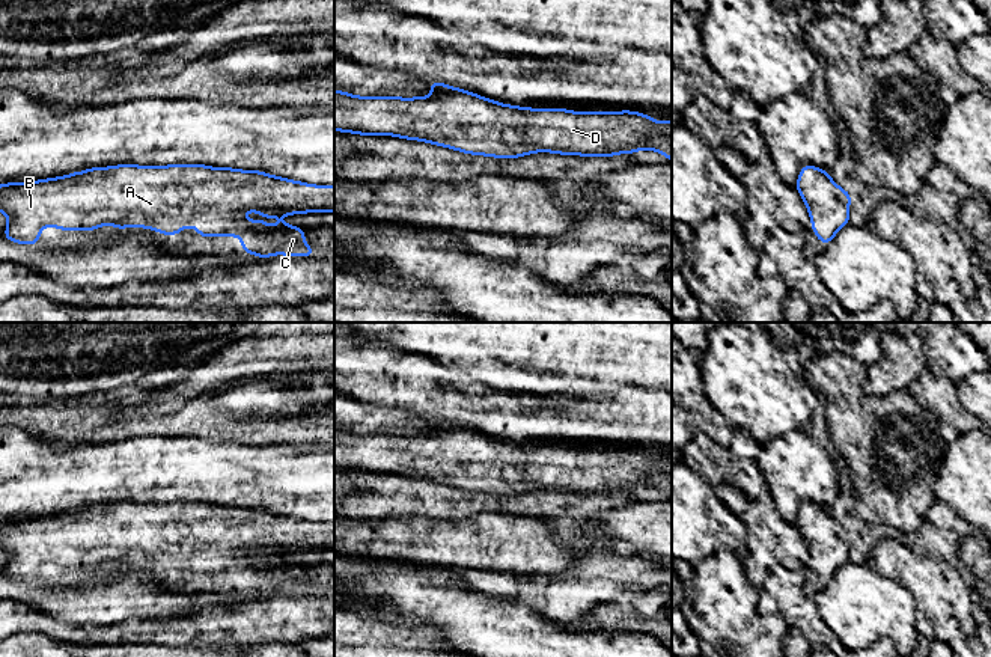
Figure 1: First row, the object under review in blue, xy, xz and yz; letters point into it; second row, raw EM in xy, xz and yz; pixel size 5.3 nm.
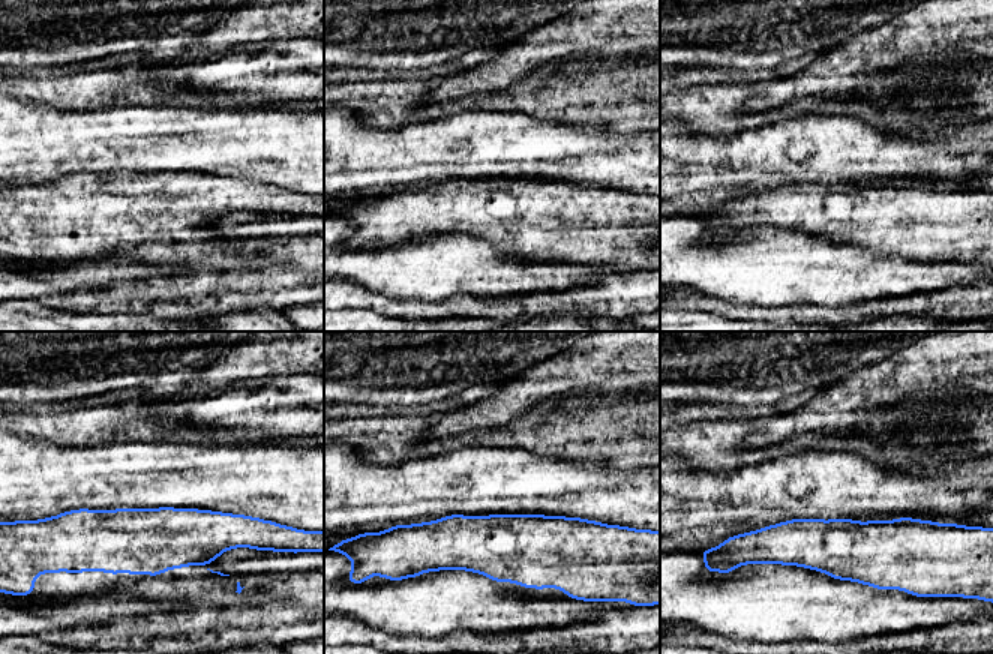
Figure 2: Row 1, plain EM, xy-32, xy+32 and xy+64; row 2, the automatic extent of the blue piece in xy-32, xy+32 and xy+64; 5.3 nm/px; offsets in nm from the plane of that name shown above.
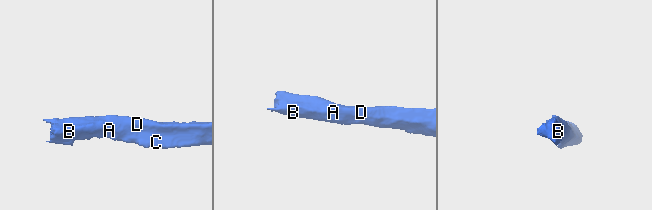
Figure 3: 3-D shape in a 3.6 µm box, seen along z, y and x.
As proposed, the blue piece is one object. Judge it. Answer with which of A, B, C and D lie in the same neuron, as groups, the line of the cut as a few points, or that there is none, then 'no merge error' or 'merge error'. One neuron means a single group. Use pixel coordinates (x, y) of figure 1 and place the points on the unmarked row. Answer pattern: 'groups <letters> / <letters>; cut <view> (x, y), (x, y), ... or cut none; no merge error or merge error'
groups A B C D; cut none; no merge error

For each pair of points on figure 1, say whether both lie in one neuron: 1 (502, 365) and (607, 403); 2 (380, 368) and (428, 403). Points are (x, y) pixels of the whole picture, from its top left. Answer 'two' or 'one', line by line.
1: two
2: one

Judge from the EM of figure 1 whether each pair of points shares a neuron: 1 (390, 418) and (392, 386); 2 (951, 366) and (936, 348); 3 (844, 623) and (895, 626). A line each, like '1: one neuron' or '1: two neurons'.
1: two neurons
2: one neuron
3: one neuron

